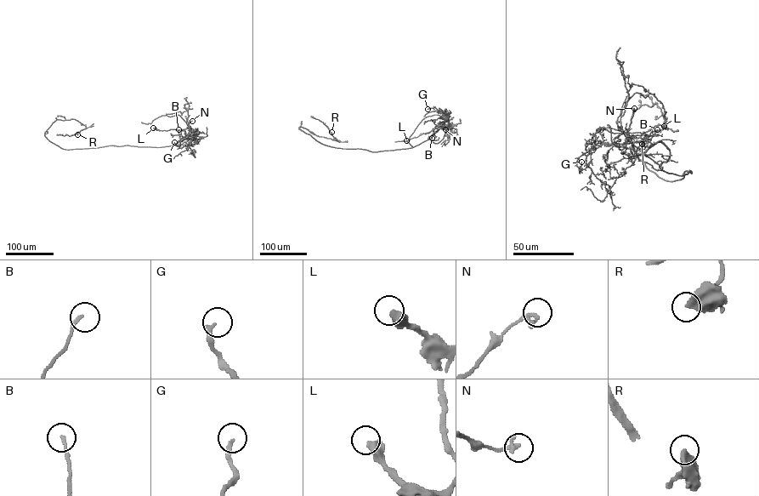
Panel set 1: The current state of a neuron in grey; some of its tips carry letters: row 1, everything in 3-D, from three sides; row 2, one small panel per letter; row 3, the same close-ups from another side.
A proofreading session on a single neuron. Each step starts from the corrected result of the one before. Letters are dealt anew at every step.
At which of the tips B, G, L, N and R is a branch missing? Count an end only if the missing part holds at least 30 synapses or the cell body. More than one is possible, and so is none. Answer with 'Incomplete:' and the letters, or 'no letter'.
Incomplete: no letter

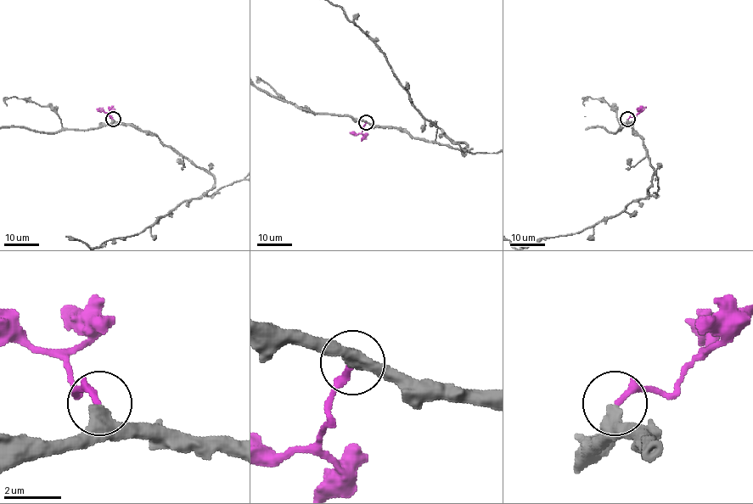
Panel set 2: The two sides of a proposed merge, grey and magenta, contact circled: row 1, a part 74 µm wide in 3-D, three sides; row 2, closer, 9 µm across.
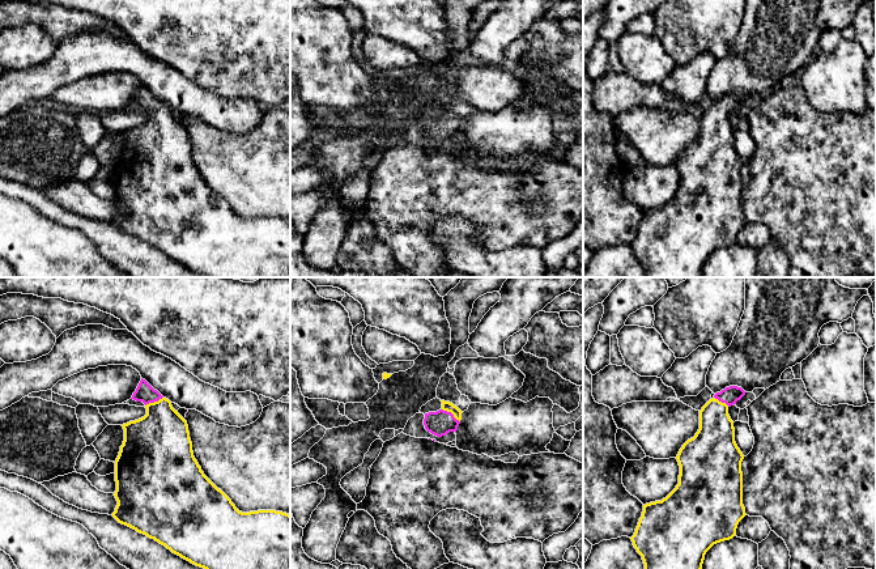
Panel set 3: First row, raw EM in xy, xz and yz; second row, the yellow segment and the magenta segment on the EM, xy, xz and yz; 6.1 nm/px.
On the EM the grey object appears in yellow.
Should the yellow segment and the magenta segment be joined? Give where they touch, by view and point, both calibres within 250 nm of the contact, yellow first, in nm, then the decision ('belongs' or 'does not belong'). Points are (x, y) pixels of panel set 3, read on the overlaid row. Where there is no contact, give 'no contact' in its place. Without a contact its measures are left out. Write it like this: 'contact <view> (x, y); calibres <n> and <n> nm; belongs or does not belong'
contact xz (451, 412); calibres 60 and 150 nm; belongs

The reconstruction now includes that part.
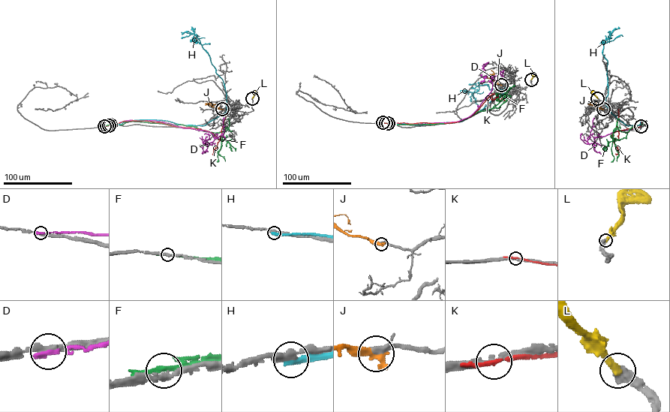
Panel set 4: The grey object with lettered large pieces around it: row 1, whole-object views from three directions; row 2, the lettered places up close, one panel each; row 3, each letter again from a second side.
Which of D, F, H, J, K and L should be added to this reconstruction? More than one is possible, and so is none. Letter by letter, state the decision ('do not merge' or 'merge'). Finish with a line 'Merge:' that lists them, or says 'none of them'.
D: do not merge
F: do not merge
H: do not merge
J: merge
K: do not merge
L: do not merge
Merge: J

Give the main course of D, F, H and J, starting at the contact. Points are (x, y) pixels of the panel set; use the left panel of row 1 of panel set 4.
D: (110, 124), (126, 120), (155, 120), (209, 132), (214, 140), (204, 143), (209, 138), (205, 134)
F: (106, 125), (132, 121), (193, 126), (215, 133), (228, 128), (225, 129), (217, 153), (225, 160)
H: (109, 125), (152, 119), (205, 125), (226, 112), (224, 84), (208, 53), (193, 34), (181, 32)
J: (223, 109), (208, 103), (215, 104), (212, 104)

